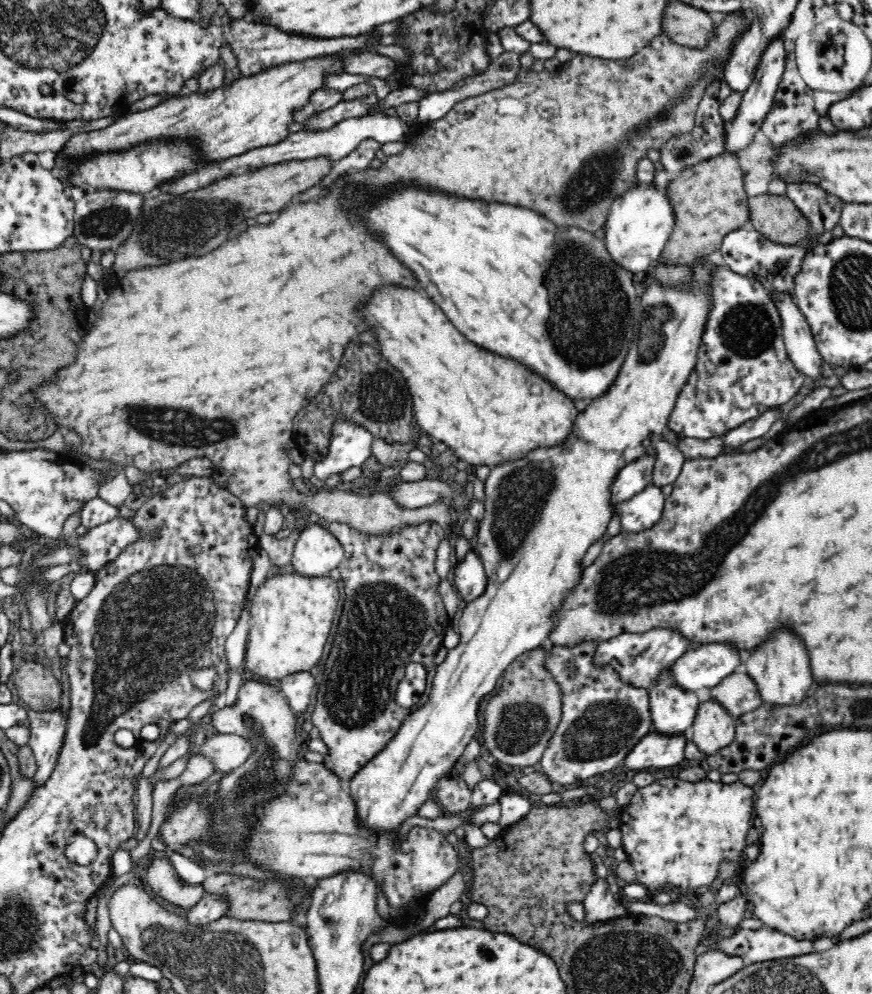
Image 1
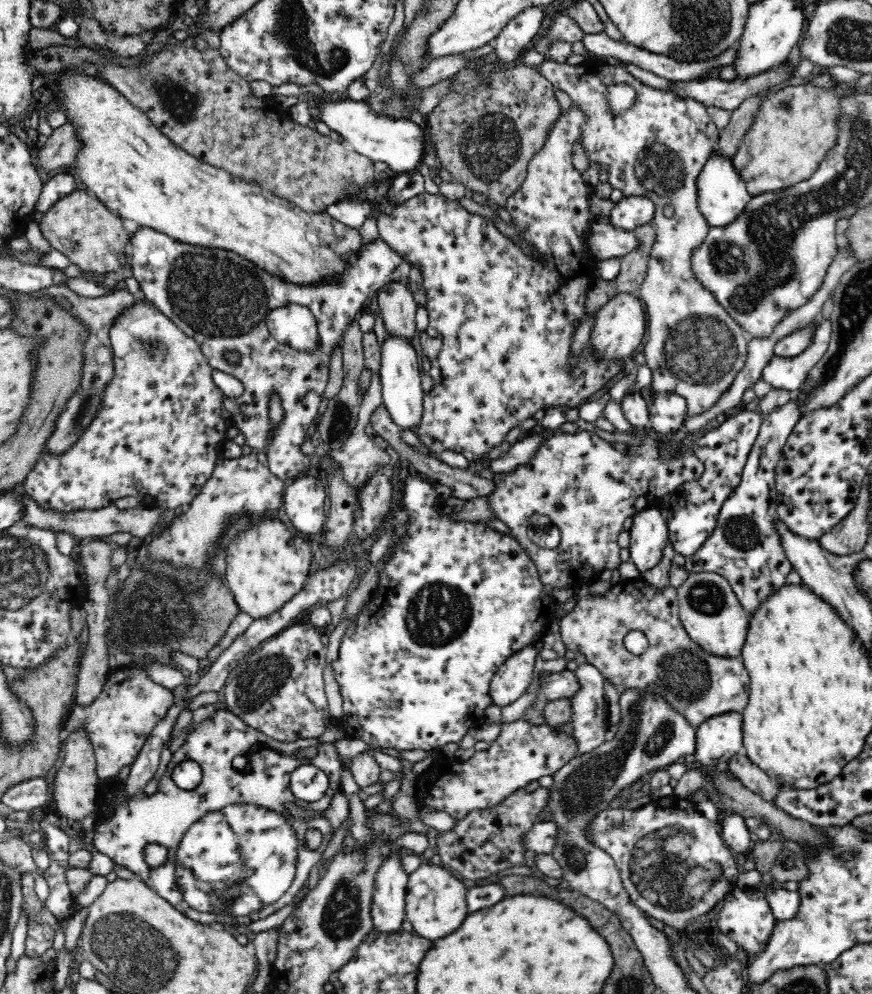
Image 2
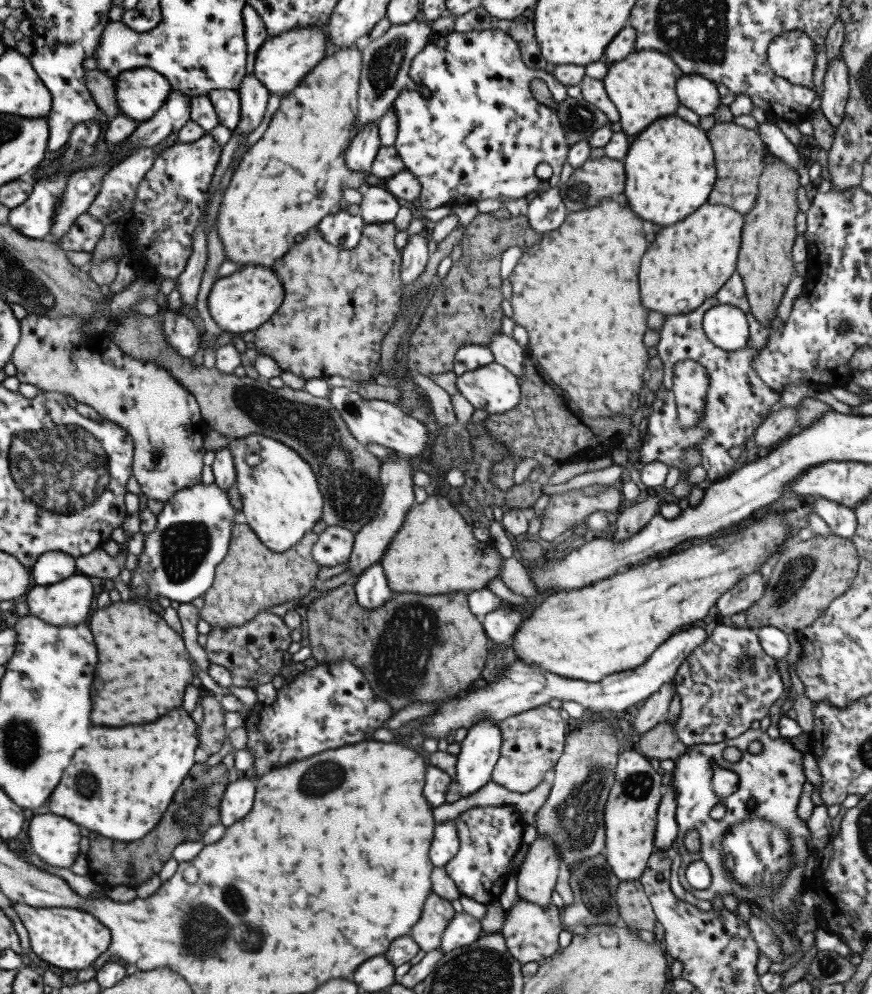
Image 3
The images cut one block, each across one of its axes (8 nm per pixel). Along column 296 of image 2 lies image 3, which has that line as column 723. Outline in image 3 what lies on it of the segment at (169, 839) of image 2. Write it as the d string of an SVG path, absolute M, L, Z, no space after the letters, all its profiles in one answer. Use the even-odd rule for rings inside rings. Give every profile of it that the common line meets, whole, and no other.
M748 729L746 732L740 734L740 736L736 738L732 738L730 740L726 740L724 742L720 742L718 744L698 744L692 745L688 748L688 751L680 757L680 759L674 760L676 763L676 768L672 771L672 784L677 788L677 809L676 809L676 824L678 824L678 834L676 840L676 846L678 846L678 856L680 856L681 860L681 871L679 873L679 881L681 885L687 891L687 894L692 899L702 899L702 900L712 900L719 896L722 898L725 893L734 893L736 898L738 898L739 902L745 900L749 902L753 906L758 906L762 909L764 916L767 916L768 911L774 913L774 918L776 920L780 920L780 922L786 922L788 924L788 928L790 930L794 930L795 925L790 919L789 912L794 912L795 907L800 904L800 897L808 888L806 886L807 877L804 876L803 864L806 862L806 858L810 856L813 850L816 850L815 846L811 841L811 832L806 825L806 822L803 822L798 818L797 809L798 801L800 800L800 794L802 794L802 785L807 781L806 776L804 775L804 769L802 767L804 753L796 750L794 746L791 744L790 738L782 738L778 737L776 740L772 740L772 738L768 737L766 732L761 731L760 729ZM758 741L762 745L762 752L760 754L751 754L747 750L747 746L750 742ZM728 747L736 747L741 753L742 758L737 762L730 762L728 760L724 760L723 752L725 748ZM718 765L722 768L733 770L740 779L740 784L738 785L738 790L728 796L728 798L722 798L717 794L714 794L712 790L712 777L713 777L713 766ZM749 798L753 798L758 803L756 809L748 809L746 807L746 801ZM716 804L723 804L726 809L726 815L722 820L713 820L710 818L710 812L713 806ZM748 819L766 819L768 823L772 823L774 827L785 828L789 832L789 844L791 844L791 864L794 864L797 869L791 870L790 873L787 874L785 878L784 884L779 888L779 891L774 895L773 892L763 891L762 887L751 887L746 886L744 884L739 883L733 876L731 876L731 872L726 868L725 862L723 861L722 851L723 851L723 838L725 832L732 828L734 825L738 825L738 823L742 823L742 821L746 821ZM690 830L696 830L700 835L701 847L698 852L690 852L684 847L684 836L690 832ZM695 860L704 860L708 865L708 868L711 870L711 884L708 888L699 890L690 885L686 880L684 875L684 870L690 864L690 862L694 862Z

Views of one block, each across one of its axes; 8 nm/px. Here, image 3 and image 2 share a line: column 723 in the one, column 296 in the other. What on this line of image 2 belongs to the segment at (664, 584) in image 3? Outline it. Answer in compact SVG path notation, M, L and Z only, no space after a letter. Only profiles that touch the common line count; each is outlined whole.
M280 519L258 520L240 532L226 551L226 580L241 612L254 619L266 618L280 610L302 590L310 573L313 553L306 540L292 534Z

